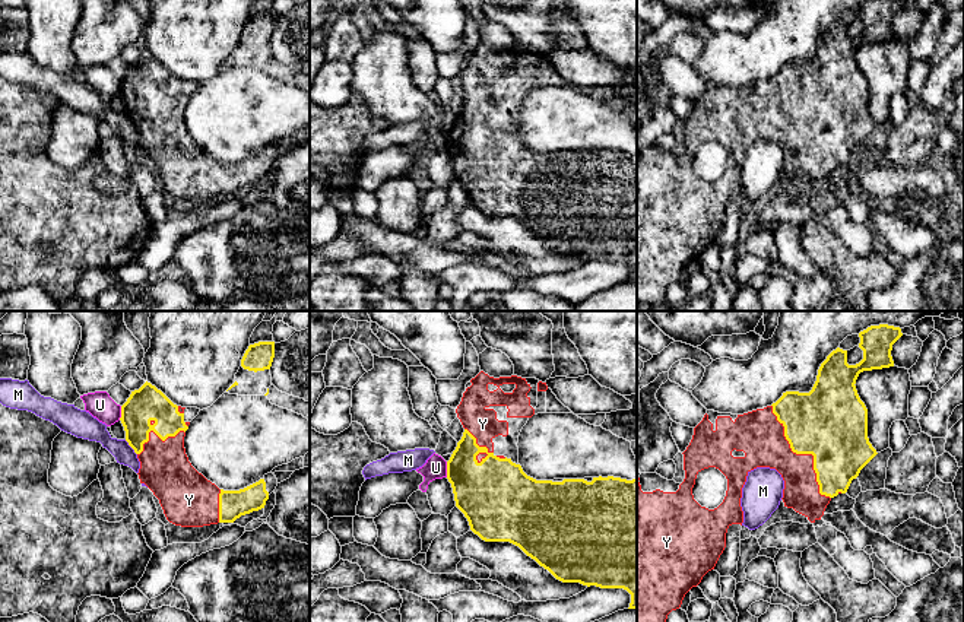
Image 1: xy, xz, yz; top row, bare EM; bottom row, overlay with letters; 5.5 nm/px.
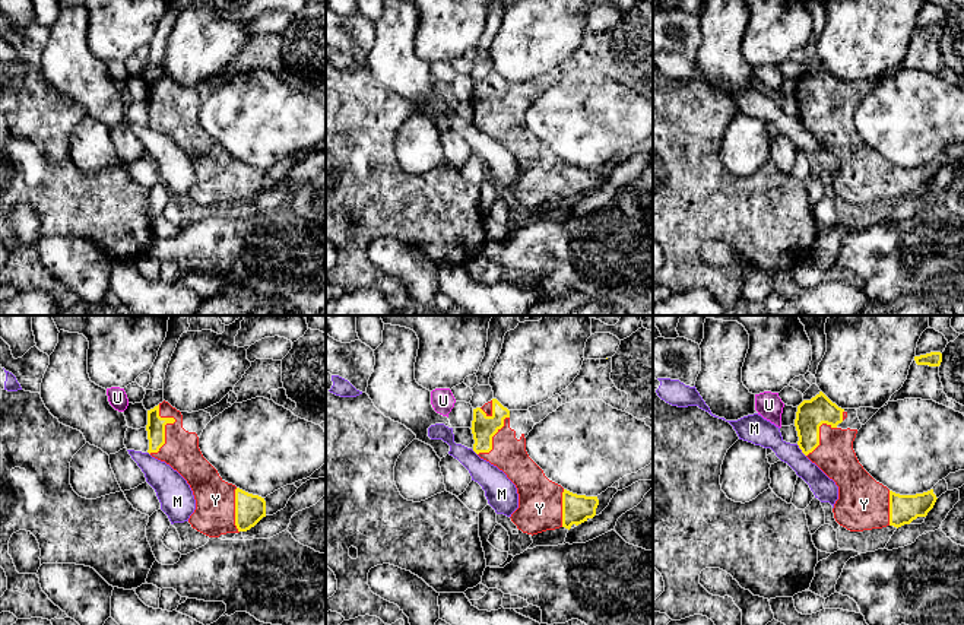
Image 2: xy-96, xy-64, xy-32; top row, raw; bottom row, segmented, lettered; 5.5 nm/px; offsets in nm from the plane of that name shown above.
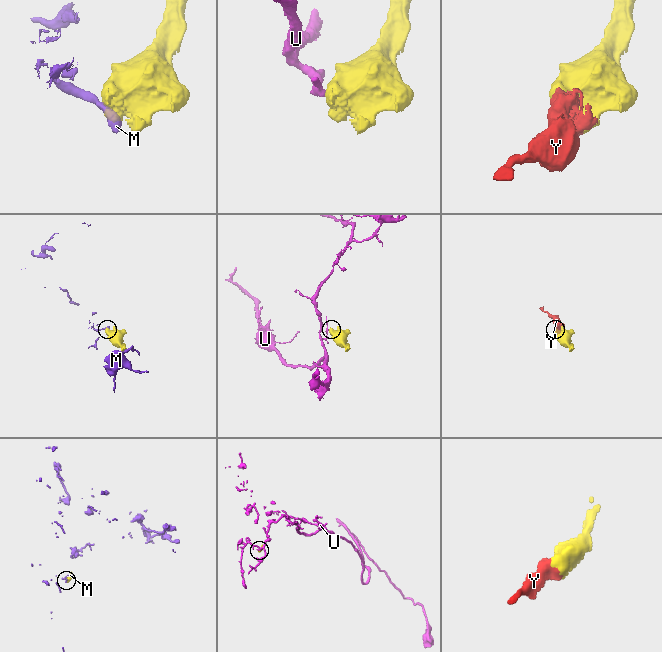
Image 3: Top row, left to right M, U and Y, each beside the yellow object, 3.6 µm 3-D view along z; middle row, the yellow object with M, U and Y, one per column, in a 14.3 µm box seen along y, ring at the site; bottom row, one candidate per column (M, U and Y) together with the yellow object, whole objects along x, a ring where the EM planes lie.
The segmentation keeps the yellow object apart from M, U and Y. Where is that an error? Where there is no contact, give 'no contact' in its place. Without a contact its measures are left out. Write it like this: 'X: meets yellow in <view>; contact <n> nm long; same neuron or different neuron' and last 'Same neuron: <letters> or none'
M: meets yellow in xy; contact 110 nm long; different neuron
U: meets yellow in xz; contact 90 nm long; different neuron
Y: meets yellow in yz; contact 600 nm long; same neuron
Same neuron: Y

